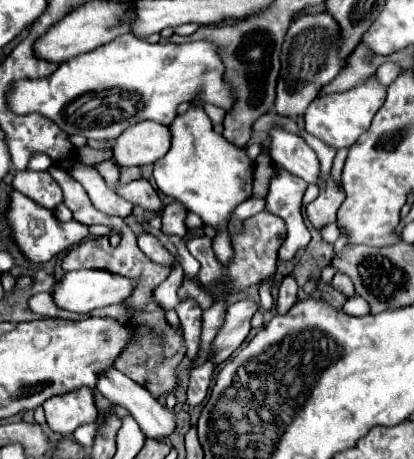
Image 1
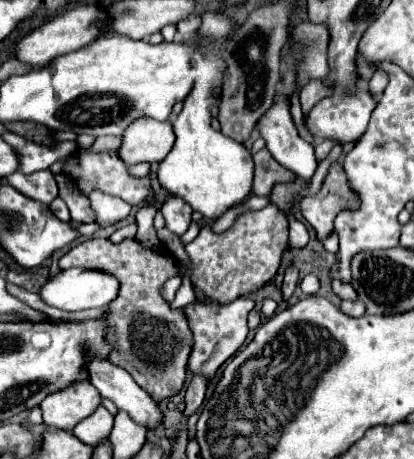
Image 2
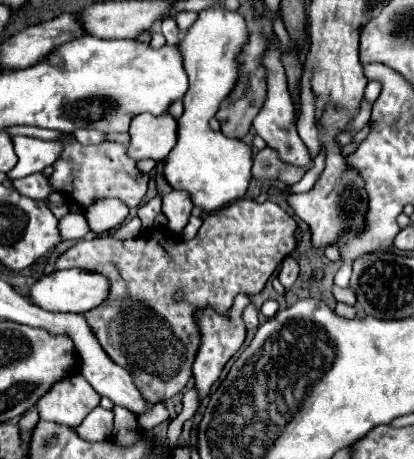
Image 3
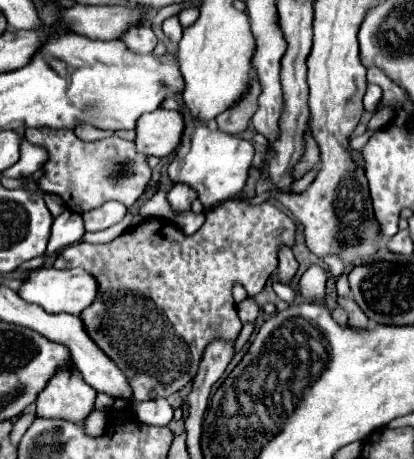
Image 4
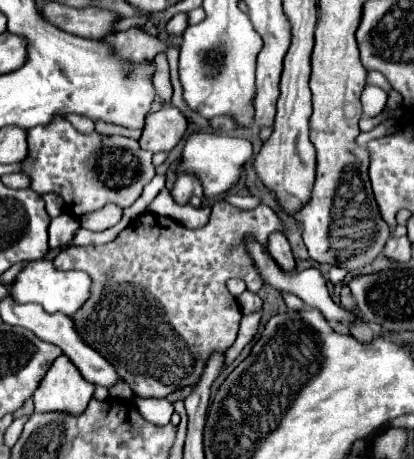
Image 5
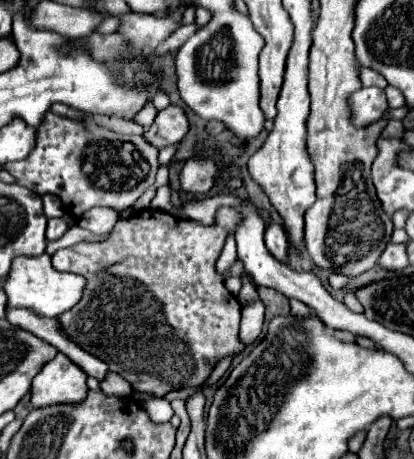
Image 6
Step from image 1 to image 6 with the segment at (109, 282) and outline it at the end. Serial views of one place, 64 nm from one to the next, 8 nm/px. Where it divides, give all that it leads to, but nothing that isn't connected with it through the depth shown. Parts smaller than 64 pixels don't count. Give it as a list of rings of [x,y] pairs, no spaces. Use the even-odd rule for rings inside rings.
[[[48,254],[16,256],[16,260],[12,260],[12,268],[4,284],[4,292],[8,298],[6,308],[28,308],[28,310],[38,312],[38,316],[56,318],[80,302],[84,284],[86,280],[78,274],[54,270]]]

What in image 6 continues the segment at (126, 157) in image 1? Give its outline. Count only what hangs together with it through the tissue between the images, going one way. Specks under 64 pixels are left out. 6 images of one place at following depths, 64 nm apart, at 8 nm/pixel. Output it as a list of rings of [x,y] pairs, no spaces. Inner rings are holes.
[[[170,104],[168,108],[156,114],[156,120],[150,126],[150,130],[144,134],[144,138],[152,142],[156,148],[164,148],[168,144],[180,142],[188,130],[190,130],[190,124],[188,124],[186,112],[180,106]]]

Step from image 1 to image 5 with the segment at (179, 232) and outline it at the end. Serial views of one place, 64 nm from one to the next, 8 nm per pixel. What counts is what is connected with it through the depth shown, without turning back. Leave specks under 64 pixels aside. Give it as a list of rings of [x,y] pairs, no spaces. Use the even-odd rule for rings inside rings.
[[[184,172],[178,176],[174,188],[172,188],[172,196],[178,204],[186,204],[190,200],[190,196],[204,196],[202,184],[198,180],[198,176],[194,176],[192,172]]]

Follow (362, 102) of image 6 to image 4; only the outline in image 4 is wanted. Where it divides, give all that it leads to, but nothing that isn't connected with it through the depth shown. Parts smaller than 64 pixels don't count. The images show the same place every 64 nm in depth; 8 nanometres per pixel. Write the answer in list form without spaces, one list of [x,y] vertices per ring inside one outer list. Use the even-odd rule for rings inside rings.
[[[368,84],[368,90],[364,94],[364,110],[366,112],[376,112],[380,108],[380,100],[382,100],[382,90],[376,84]]]

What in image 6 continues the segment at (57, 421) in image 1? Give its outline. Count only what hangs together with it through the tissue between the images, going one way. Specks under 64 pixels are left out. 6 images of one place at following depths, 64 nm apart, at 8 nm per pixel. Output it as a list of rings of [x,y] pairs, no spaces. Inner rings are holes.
[[[58,352],[32,382],[32,406],[42,408],[62,402],[82,402],[86,392],[86,376],[80,372],[80,366]]]

